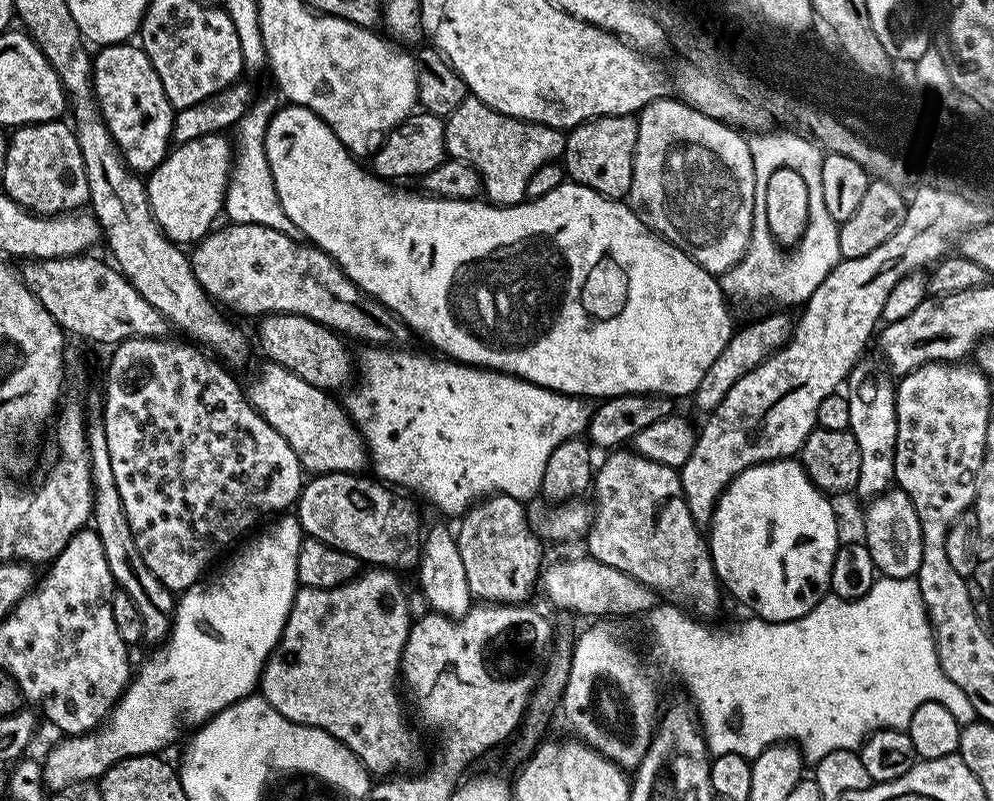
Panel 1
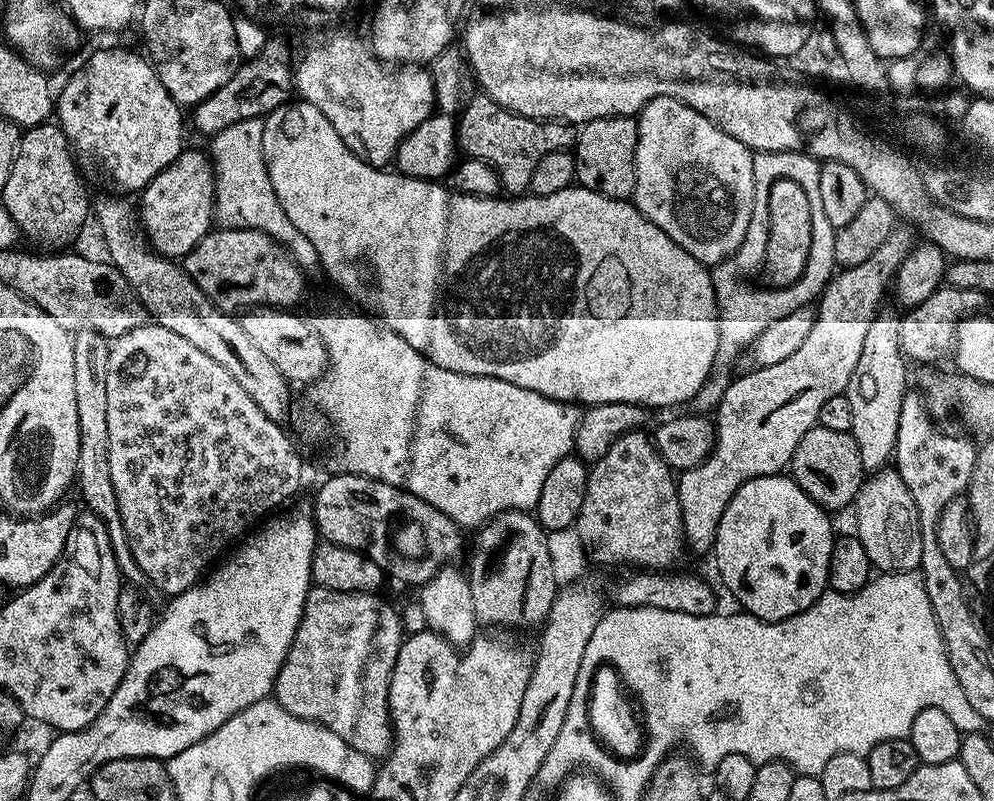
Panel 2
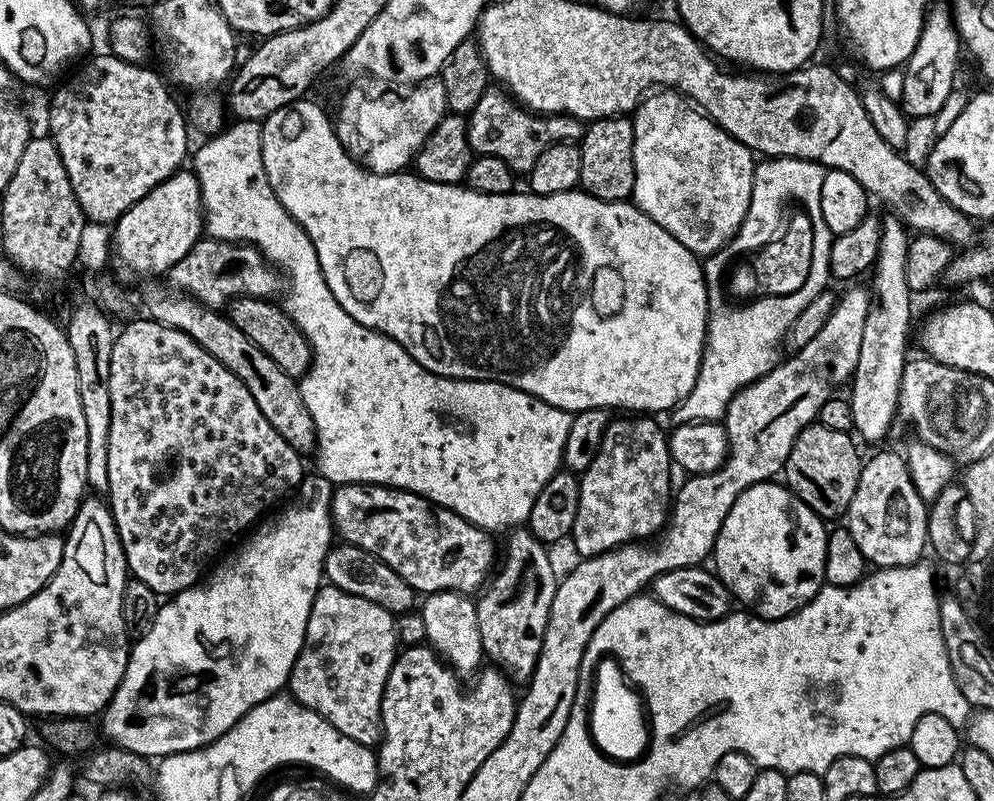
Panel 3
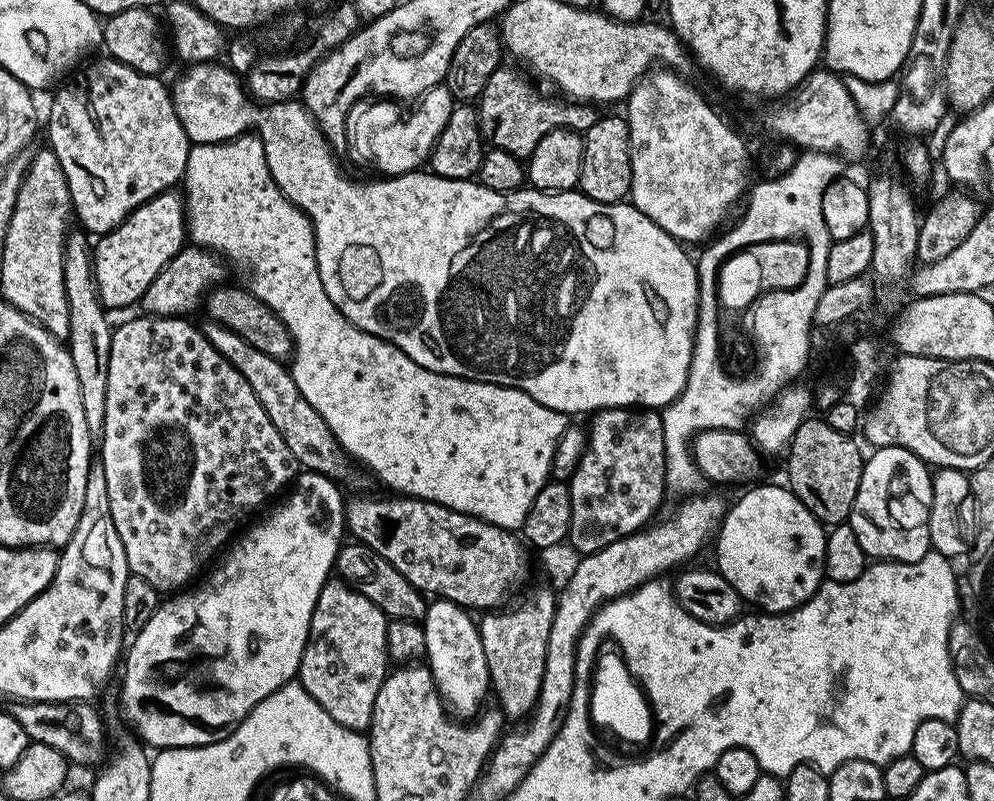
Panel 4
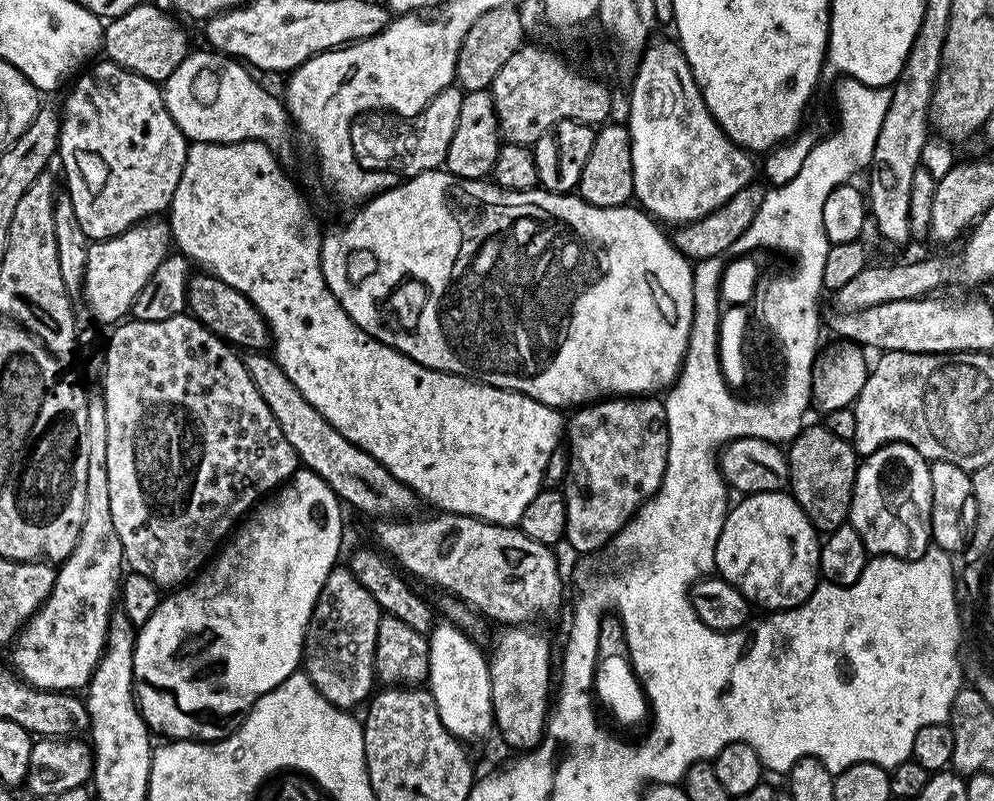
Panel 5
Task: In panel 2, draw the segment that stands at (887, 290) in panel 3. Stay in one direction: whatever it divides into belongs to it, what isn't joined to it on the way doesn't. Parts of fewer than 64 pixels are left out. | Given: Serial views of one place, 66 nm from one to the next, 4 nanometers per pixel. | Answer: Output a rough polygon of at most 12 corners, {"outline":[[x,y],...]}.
{"outline":[[878,314],[848,383],[865,473],[893,459],[909,391],[900,316]]}

